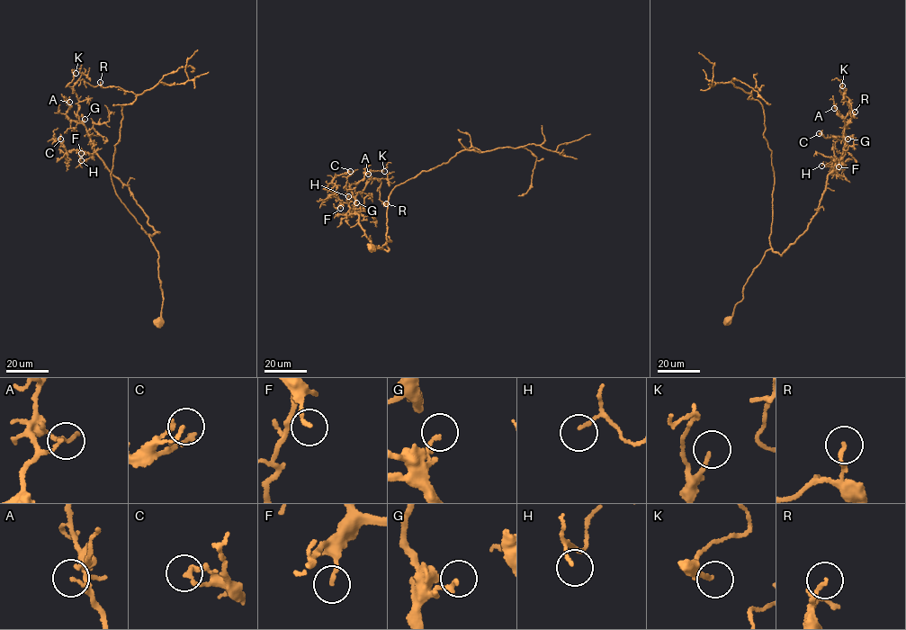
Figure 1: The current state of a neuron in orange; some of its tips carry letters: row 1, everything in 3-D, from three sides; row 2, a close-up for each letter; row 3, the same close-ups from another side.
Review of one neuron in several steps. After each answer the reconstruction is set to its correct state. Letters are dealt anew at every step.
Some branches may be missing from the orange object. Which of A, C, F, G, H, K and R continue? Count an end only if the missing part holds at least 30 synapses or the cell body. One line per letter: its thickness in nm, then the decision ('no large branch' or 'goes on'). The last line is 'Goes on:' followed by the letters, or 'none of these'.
A: 110 nm | no large branch
C: 140 nm | no large branch
F: 140 nm | no large branch
G: 150 nm | no large branch
H: 130 nm | no large branch
K: 140 nm | no large branch
R: 120 nm | goes on
Goes on: R

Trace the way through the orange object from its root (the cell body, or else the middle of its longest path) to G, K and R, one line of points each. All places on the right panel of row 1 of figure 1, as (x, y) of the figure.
G: (728, 321), (734, 305), (743, 299), (743, 285), (765, 252), (770, 249), (781, 255), (806, 230), (847, 139)
K: (728, 321), (765, 252), (784, 252), (818, 211), (851, 118), (842, 85)
R: (728, 321), (765, 252), (781, 255), (806, 230), (845, 148), (851, 118), (846, 95), (855, 112)

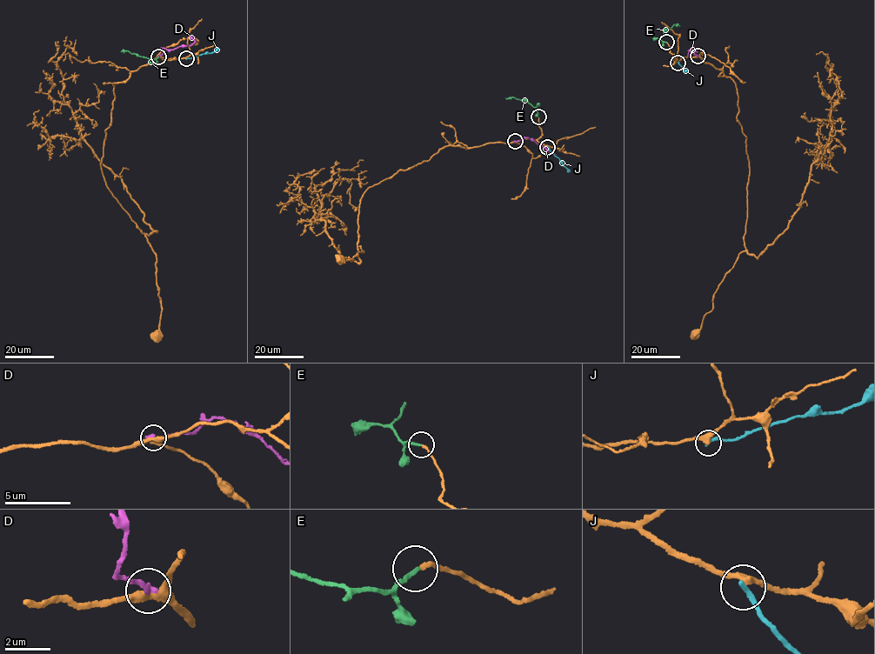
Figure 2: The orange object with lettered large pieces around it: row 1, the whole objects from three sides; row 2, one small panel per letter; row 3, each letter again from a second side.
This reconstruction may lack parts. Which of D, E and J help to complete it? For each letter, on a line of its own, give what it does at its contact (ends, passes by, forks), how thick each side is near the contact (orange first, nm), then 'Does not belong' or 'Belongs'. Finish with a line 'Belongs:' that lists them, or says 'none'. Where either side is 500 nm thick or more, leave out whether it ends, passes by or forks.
D: It ends there. Thickness 280 nm (orange) against 280 nm. Does not belong
E: It ends there. Thickness 170 nm (orange) against 160 nm. Belongs
J: It ends there. Thickness 280 nm (orange) against 240 nm. Does not belong
Belongs: E

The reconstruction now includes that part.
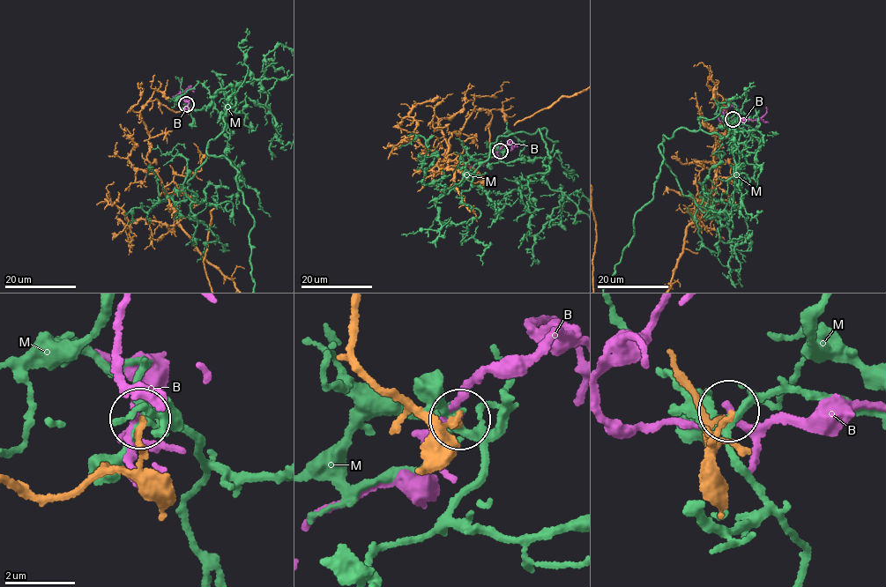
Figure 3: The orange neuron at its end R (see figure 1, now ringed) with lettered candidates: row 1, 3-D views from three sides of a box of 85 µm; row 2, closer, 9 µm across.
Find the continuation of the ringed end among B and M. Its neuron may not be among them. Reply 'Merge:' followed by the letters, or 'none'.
Merge: B

